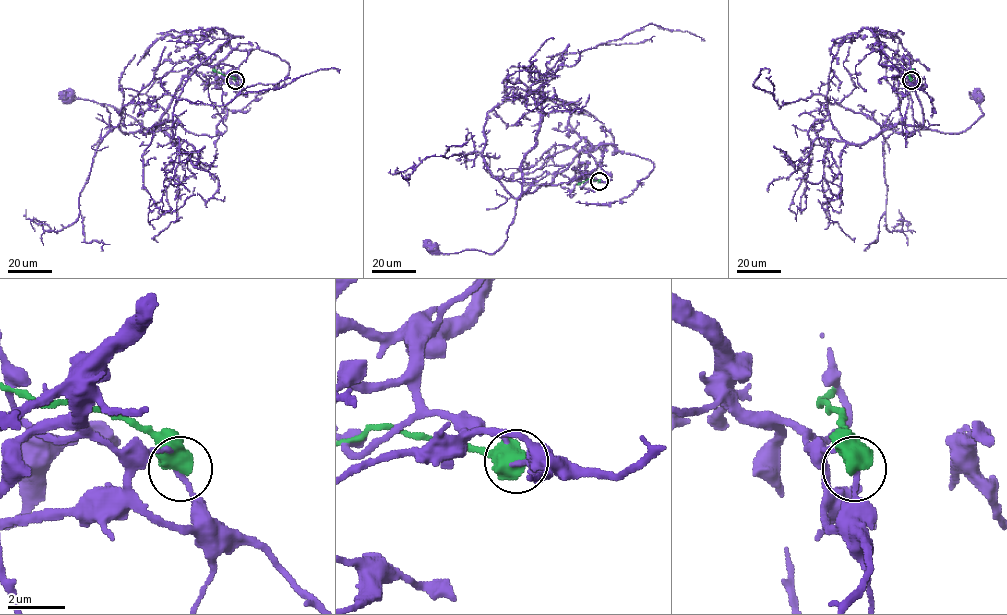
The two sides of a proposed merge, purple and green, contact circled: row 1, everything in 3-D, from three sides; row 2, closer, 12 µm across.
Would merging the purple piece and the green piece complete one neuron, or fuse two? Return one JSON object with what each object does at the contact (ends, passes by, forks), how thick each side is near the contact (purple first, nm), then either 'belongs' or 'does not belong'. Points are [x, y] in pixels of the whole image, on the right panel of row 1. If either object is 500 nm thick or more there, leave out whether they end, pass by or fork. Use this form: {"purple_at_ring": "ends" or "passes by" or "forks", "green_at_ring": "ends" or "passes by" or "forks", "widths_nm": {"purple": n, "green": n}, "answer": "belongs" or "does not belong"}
{"widths_nm": {"purple": 160, "green": 700}, "answer": "does not belong"}

